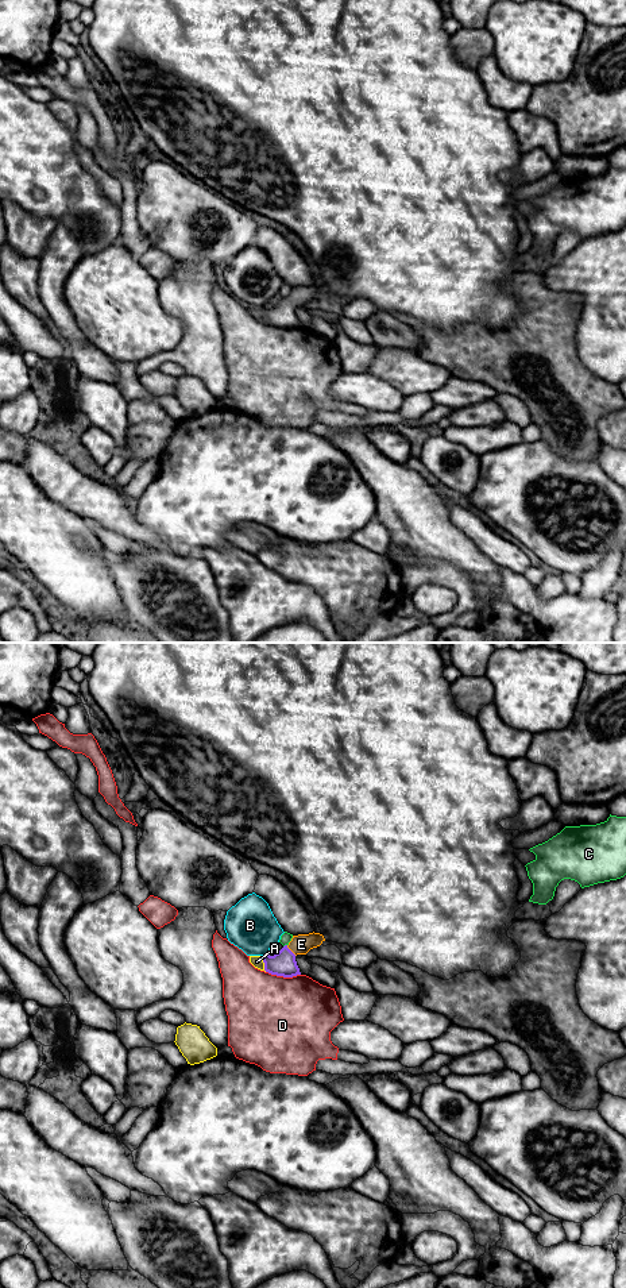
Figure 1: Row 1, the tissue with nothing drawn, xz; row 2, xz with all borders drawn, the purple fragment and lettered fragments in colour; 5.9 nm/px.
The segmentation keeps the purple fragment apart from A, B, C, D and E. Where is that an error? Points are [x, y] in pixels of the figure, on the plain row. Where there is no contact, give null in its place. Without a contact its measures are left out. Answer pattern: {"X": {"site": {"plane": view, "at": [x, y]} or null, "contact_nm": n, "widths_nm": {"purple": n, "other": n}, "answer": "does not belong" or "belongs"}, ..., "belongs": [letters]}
{"A": {"site": {"plane": "xz", "at": [265, 316]}, "contact_nm": 100, "widths_nm": {"purple": 150, "other": 70}, "answer": "does not belong"}, "B": {"site": {"plane": "xz", "at": [265, 307]}, "contact_nm": 30, "widths_nm": {"purple": 150, "other": 300}, "answer": "does not belong"}, "C": {"site": {"plane": "xz", "at": [285, 297]}, "contact_nm": 30, "widths_nm": {"purple": 150, "other": 70}, "answer": "does not belong"}, "D": {"site": {"plane": "xz", "at": [283, 328]}, "contact_nm": 200, "widths_nm": {"purple": 150, "other": 500}, "answer": "does not belong"}, "E": {"site": {"plane": "xz", "at": [290, 303]}, "contact_nm": 90, "widths_nm": {"purple": 150, "other": 120}, "answer": "belongs"}, "belongs": ["E"]}

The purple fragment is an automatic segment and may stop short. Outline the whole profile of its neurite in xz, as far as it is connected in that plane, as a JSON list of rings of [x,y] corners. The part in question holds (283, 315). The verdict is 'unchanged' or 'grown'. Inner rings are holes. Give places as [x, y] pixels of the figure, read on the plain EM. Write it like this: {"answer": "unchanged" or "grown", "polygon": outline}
{"answer": "grown", "polygon": [[[320,285],[293,288],[291,293],[274,308],[264,306],[264,323],[283,329],[301,327],[295,313],[297,306],[306,306],[310,301],[320,298],[325,293]]]}

